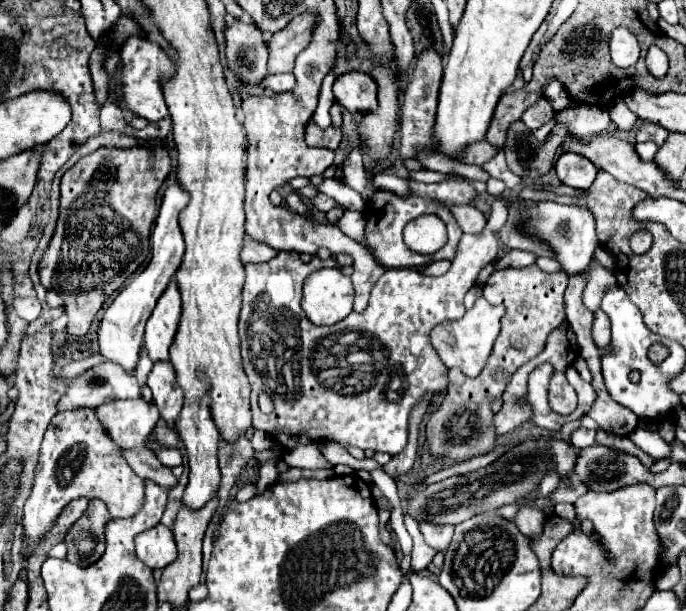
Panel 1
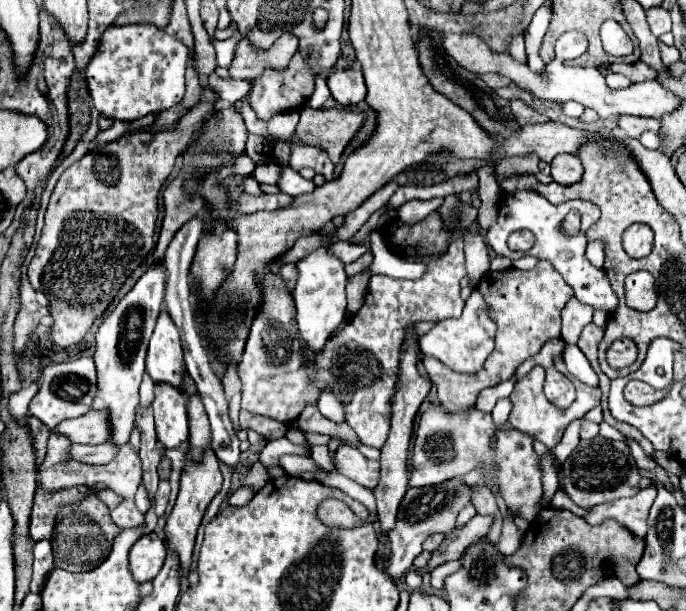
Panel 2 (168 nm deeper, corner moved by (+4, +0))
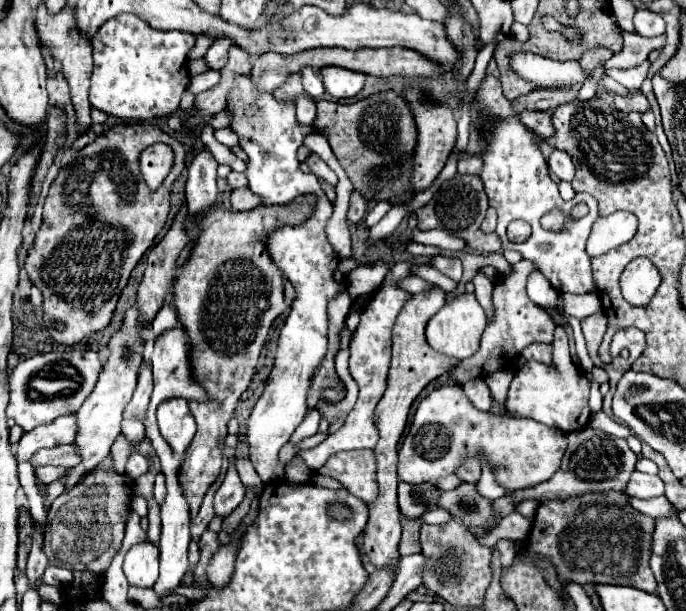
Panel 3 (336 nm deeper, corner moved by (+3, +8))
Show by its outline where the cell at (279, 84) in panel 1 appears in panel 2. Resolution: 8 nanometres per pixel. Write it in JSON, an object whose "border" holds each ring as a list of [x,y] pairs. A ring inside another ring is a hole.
{"border":[[[210,74],[210,78],[204,82],[204,86],[212,92],[218,92],[224,104],[232,104],[240,98],[246,98],[252,90],[254,80],[222,80],[216,74]]]}

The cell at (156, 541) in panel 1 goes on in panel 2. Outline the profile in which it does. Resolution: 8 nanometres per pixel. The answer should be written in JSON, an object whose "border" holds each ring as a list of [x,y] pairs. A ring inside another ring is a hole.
{"border":[[[154,532],[142,536],[130,550],[130,572],[138,582],[154,580],[166,560],[166,544]]]}

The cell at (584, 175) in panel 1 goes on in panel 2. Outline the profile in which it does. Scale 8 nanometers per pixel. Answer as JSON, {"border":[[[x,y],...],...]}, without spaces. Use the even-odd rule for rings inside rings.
{"border":[[[576,154],[556,156],[550,166],[552,166],[552,178],[554,178],[554,182],[558,182],[562,186],[576,184],[582,178],[582,174],[584,174],[582,162],[578,160]]]}

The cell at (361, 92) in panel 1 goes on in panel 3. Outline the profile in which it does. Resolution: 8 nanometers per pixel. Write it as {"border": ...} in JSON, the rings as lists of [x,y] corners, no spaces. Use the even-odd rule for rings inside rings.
{"border":[[[337,66],[323,68],[321,78],[323,78],[327,94],[331,94],[335,100],[353,98],[363,88],[363,82],[365,82],[365,74],[357,74],[353,70],[343,70]]]}

